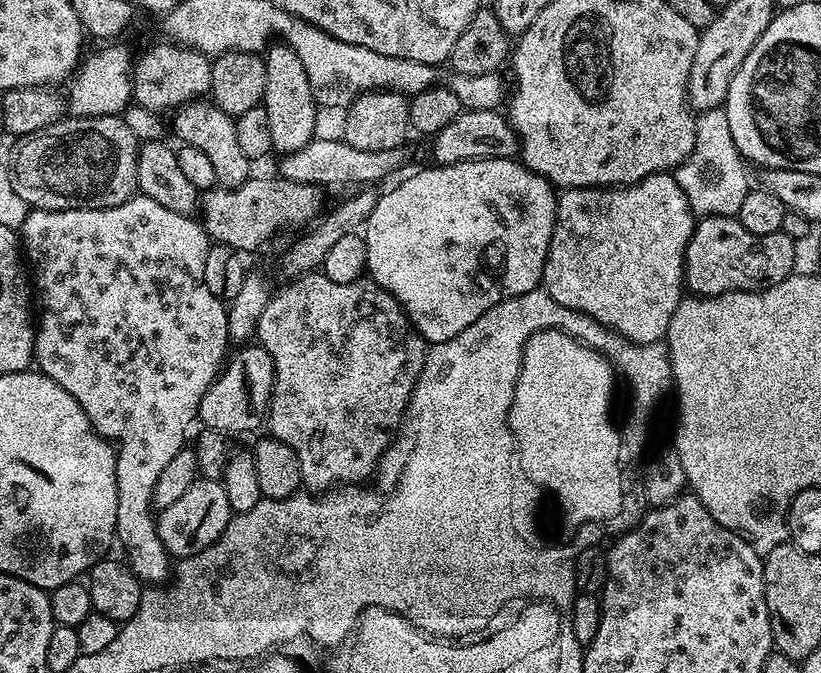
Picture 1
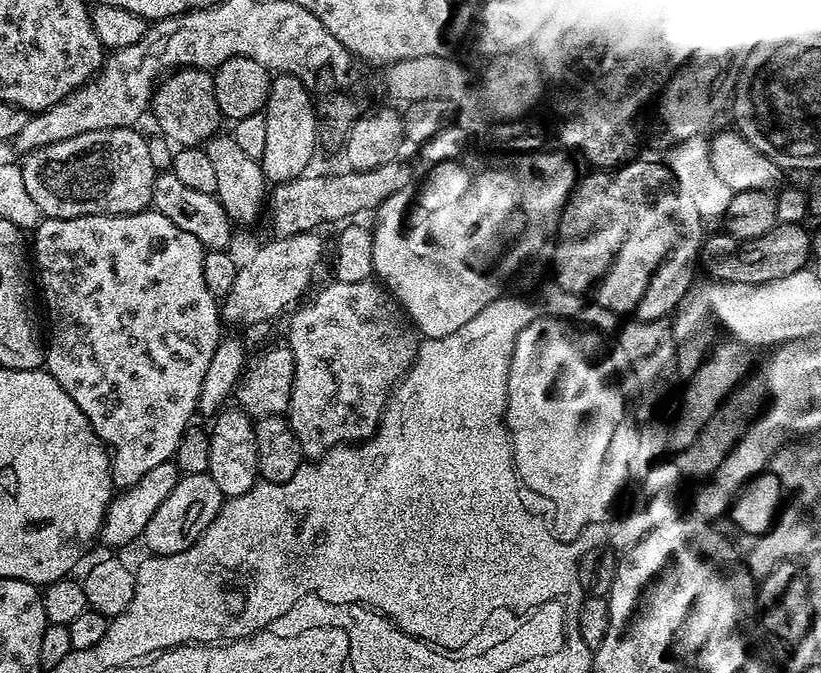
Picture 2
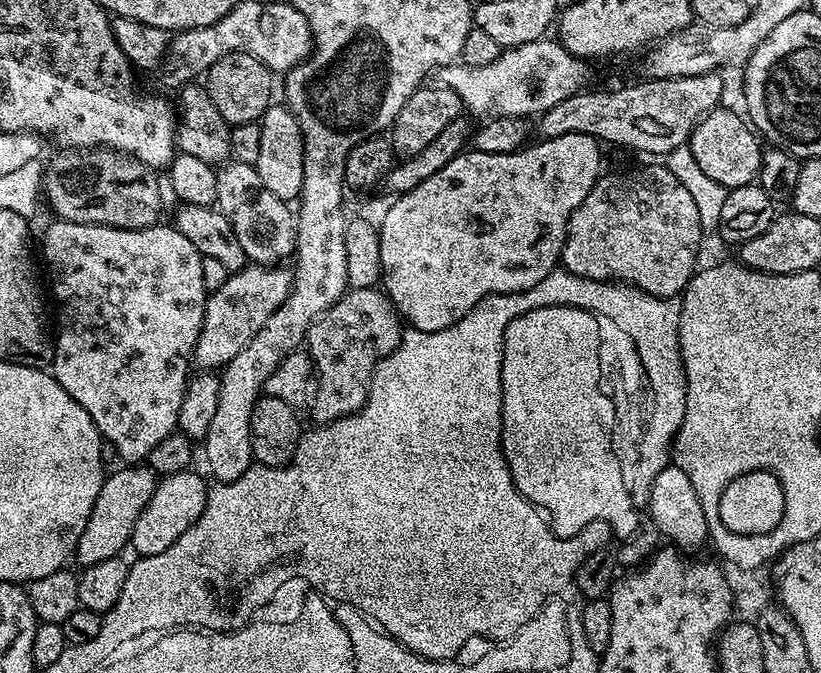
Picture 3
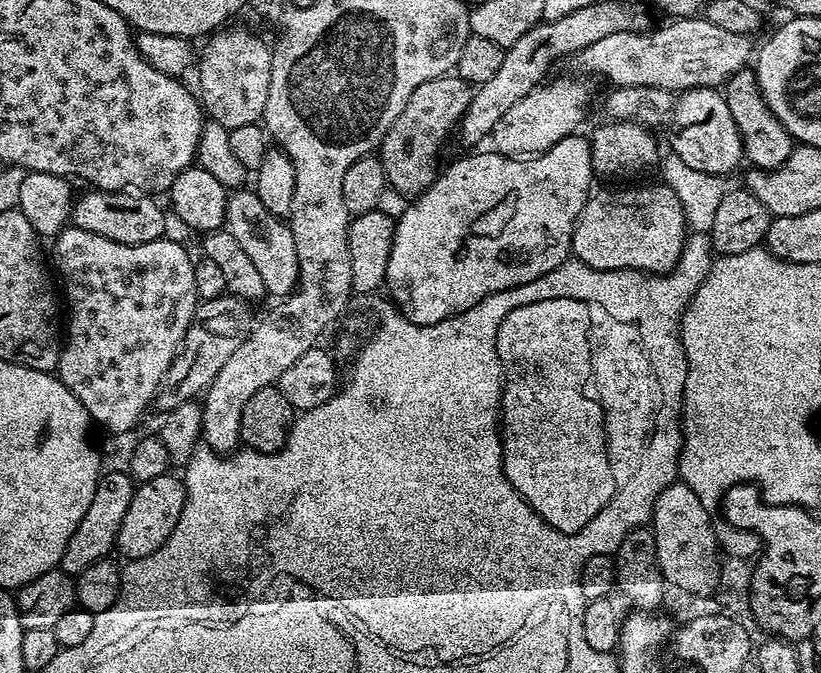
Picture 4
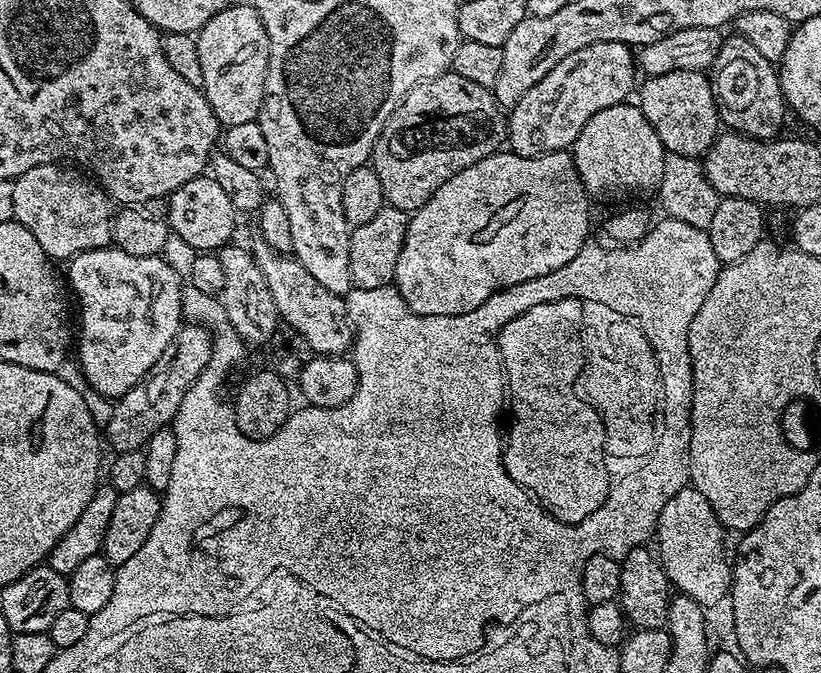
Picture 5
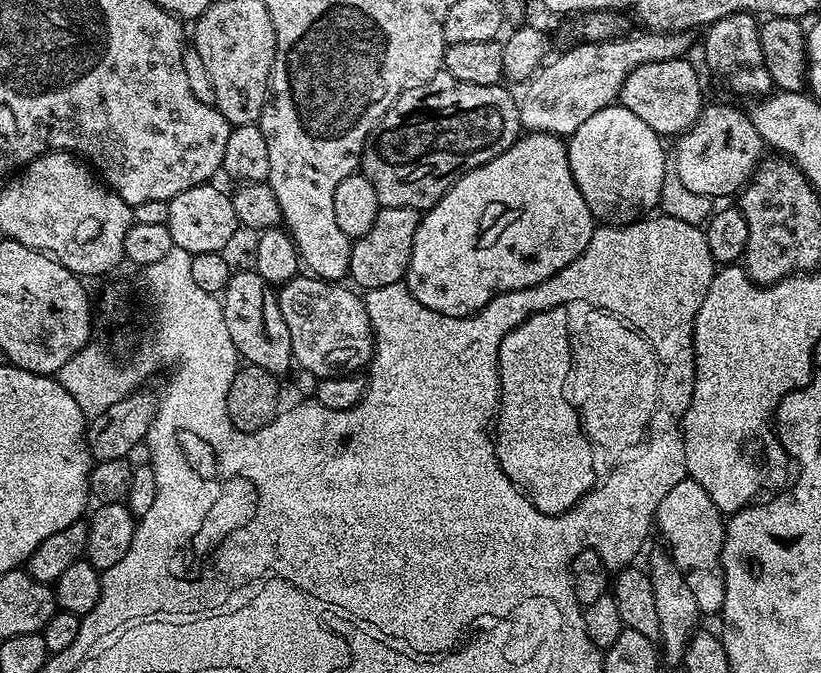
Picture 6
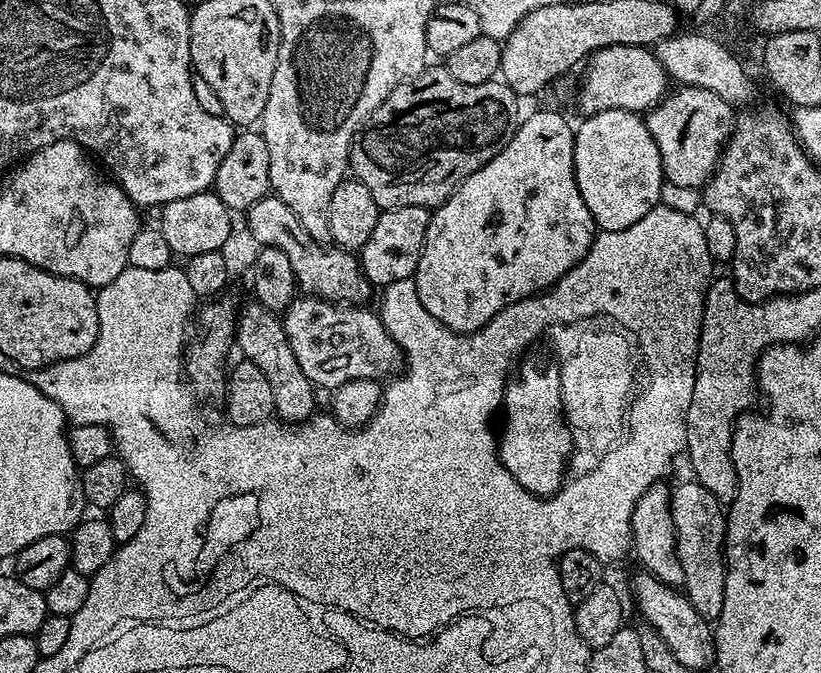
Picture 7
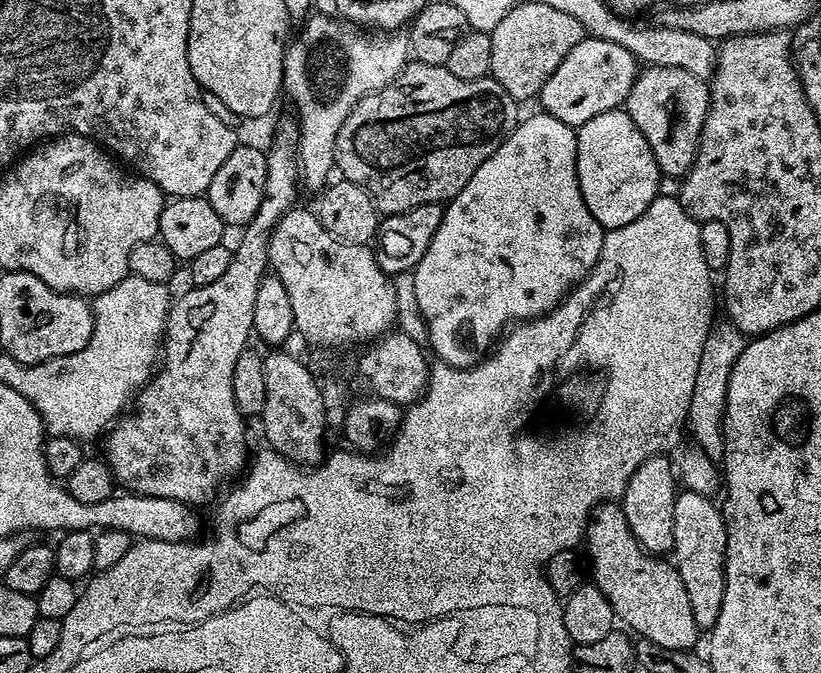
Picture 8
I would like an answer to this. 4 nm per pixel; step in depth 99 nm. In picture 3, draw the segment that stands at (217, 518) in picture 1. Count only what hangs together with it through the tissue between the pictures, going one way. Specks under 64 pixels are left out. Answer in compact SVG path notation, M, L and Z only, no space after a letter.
M196 470L163 477L157 483L150 502L146 502L146 510L142 510L142 514L138 514L138 522L134 522L131 551L136 551L137 557L153 556L162 554L170 546L174 546L174 542L178 542L178 538L182 538L184 531L202 514L209 491L209 485L204 485L203 478Z

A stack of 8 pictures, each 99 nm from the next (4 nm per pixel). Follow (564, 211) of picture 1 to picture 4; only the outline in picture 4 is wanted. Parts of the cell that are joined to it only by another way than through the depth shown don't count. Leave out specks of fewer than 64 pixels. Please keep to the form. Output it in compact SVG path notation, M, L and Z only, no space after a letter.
M663 182L644 184L641 188L616 188L613 192L593 191L584 204L582 214L576 219L572 235L571 255L586 262L594 270L626 270L633 268L639 272L645 270L671 270L676 264L684 241L690 229L682 206Z

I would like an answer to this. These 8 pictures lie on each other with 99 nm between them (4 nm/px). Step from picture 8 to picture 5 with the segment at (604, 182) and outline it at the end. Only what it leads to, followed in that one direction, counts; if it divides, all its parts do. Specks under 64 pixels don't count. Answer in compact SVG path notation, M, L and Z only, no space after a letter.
M625 102L598 110L598 114L582 126L582 134L573 142L570 155L582 178L582 186L593 201L640 202L651 192L652 195L659 193L666 153L654 126L646 122L644 111L635 103Z

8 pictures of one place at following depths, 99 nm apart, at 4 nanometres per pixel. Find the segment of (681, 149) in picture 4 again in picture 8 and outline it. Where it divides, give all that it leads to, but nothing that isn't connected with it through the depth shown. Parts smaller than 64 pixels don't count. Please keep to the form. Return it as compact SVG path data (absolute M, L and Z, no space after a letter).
M585 38L562 58L558 70L546 78L546 86L542 86L538 97L539 107L549 113L558 122L566 122L579 126L590 122L598 114L617 111L630 94L630 86L634 86L638 62L626 50L626 46L618 46L618 42L606 42Z

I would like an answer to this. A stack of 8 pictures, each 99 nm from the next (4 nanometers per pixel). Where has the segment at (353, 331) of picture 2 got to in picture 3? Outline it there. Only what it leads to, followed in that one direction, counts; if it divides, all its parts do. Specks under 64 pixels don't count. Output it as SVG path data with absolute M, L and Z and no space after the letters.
M379 287L354 288L344 293L337 304L330 306L310 326L306 337L306 351L312 359L314 369L314 391L310 396L312 416L317 425L329 424L343 416L357 412L368 397L368 384L372 381L372 371L382 358L386 358L400 344L402 317L393 306L387 292Z

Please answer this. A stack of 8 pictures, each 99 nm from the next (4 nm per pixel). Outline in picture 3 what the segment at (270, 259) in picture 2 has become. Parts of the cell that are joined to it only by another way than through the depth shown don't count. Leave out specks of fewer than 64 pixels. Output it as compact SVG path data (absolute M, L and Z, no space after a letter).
M249 263L241 272L229 275L222 290L211 293L204 303L204 321L198 334L194 364L200 370L220 370L266 326L266 318L286 302L292 289L291 271L284 266Z

